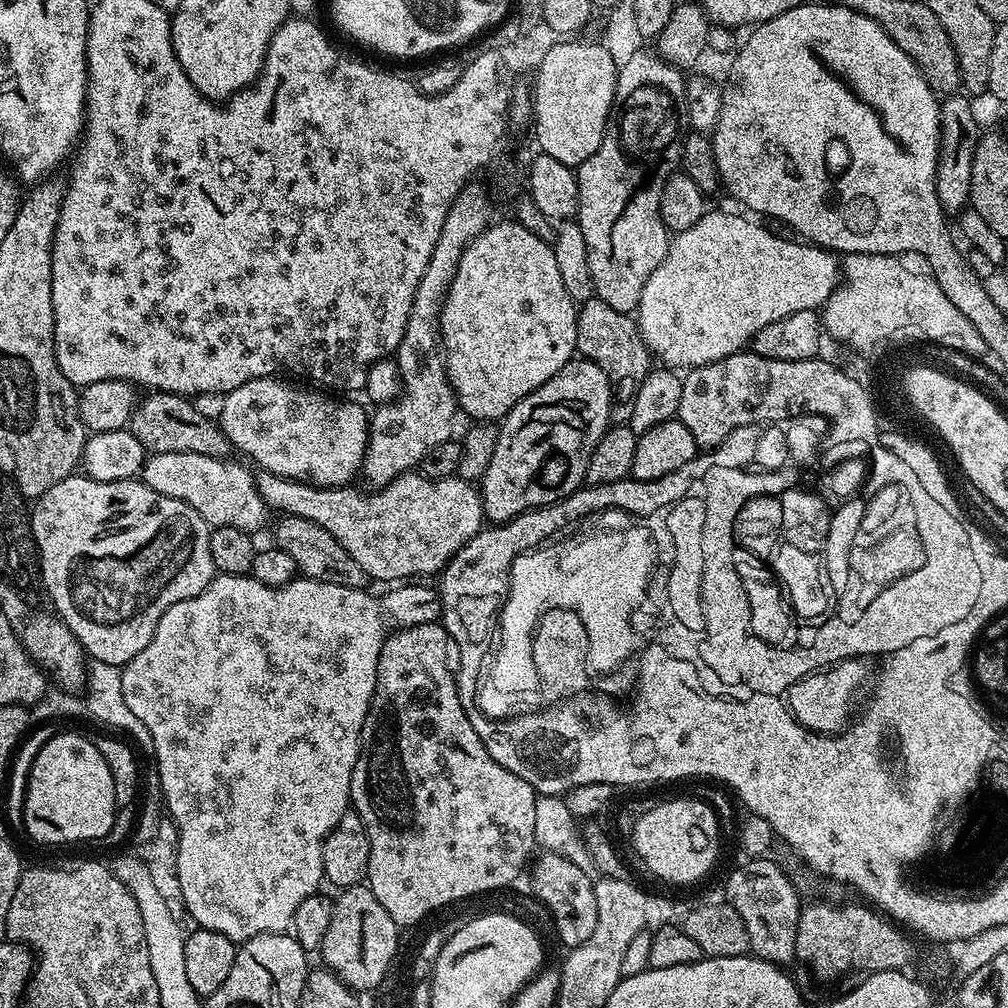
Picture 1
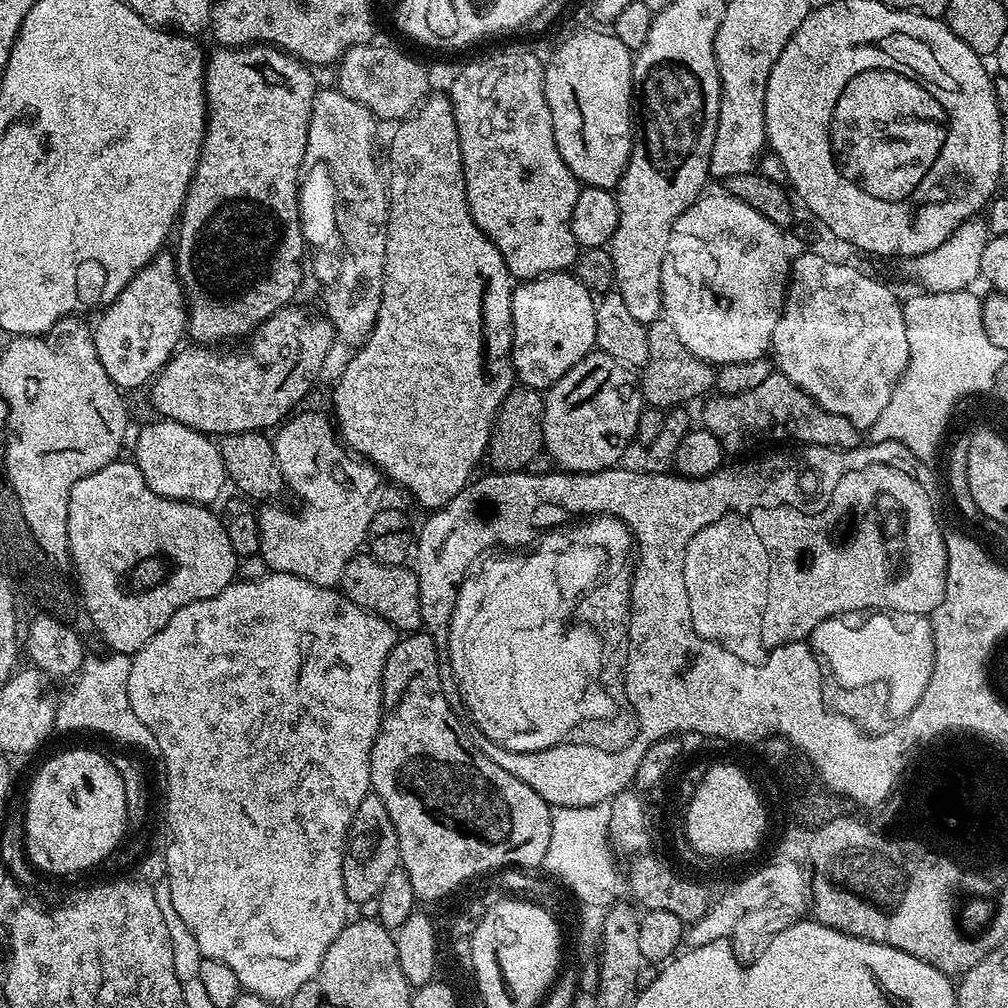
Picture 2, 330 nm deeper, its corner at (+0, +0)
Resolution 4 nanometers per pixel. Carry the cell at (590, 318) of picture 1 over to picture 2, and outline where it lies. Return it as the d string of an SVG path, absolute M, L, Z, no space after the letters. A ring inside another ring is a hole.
M668 319L655 320L653 324L647 325L647 329L648 363L644 365L638 376L640 393L644 396L645 405L661 410L671 410L688 406L691 400L699 401L705 394L713 391L716 382L713 365L707 360L695 357L682 344L677 331Z

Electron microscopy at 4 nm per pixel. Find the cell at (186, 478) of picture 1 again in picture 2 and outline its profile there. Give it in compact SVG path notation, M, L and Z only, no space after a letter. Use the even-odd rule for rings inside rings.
M299 412L289 415L288 419L279 425L274 443L276 458L280 461L280 472L284 475L287 491L292 491L300 499L300 512L279 508L276 502L259 509L258 555L268 563L269 569L273 572L294 574L306 582L314 582L323 588L336 588L342 578L342 570L346 570L346 562L350 562L350 558L365 547L371 520L385 503L386 480L376 465L369 464L367 460L345 447L329 417L327 420L320 412Z

